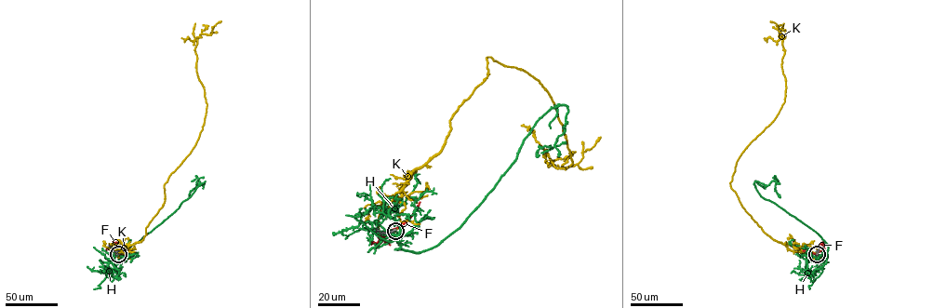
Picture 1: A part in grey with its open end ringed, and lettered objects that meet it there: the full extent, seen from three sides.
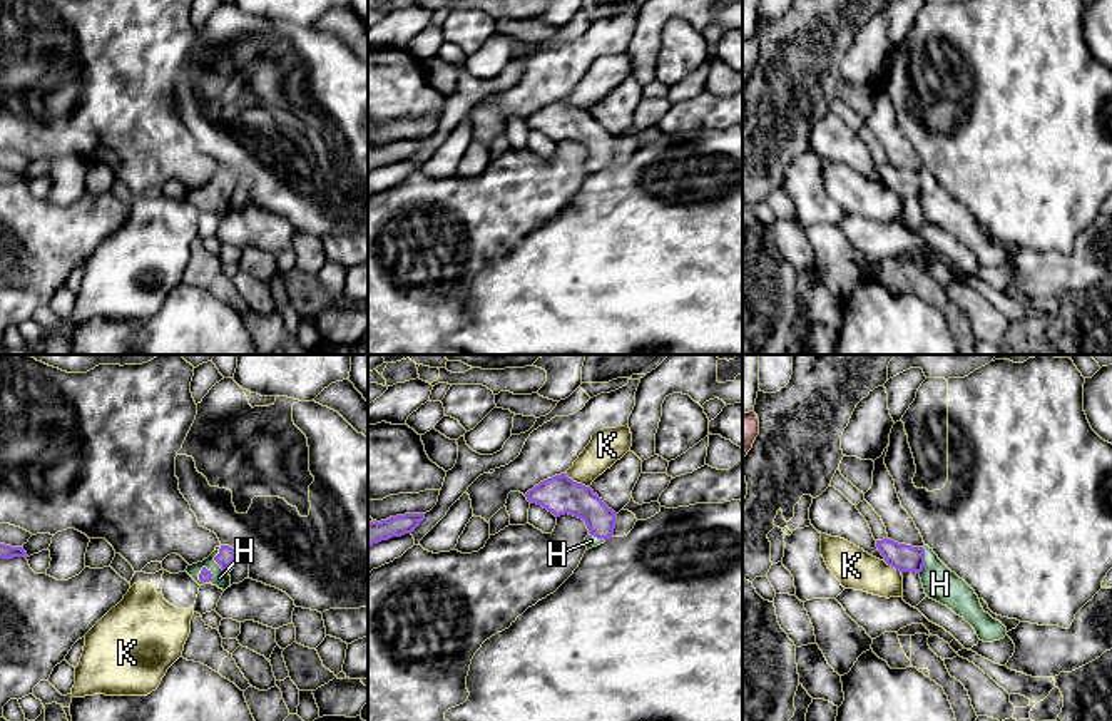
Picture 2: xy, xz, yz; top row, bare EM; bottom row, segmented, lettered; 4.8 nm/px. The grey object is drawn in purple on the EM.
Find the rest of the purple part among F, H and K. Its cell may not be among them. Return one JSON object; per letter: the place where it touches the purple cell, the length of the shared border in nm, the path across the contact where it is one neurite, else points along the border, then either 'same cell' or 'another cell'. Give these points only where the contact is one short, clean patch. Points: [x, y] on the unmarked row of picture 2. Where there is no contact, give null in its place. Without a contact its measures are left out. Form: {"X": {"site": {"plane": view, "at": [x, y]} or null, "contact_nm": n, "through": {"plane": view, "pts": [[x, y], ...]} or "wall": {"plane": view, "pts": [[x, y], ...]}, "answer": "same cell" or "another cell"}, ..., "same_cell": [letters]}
{"F": {"site": null, "answer": "another cell"}, "H": {"site": {"plane": "xy", "at": [214, 184]}, "contact_nm": 140, "through": {"plane": "xy", "pts": [[226, 179], [214, 184], [219, 203]]}, "answer": "same cell"}, "K": {"site": {"plane": "xz", "at": [576, 107]}, "contact_nm": 140, "wall": {"plane": "xz", "pts": [[566, 97], [574, 106], [589, 112]]}, "answer": "another cell"}, "same_cell": ["H"]}

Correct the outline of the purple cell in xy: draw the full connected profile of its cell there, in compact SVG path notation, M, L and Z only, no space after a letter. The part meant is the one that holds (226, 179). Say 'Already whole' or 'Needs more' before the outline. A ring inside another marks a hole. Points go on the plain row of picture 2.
Needs more. M219 171L202 187L187 191L186 197L199 209L212 209L226 216L231 212L229 197L236 191L237 176L229 171Z

